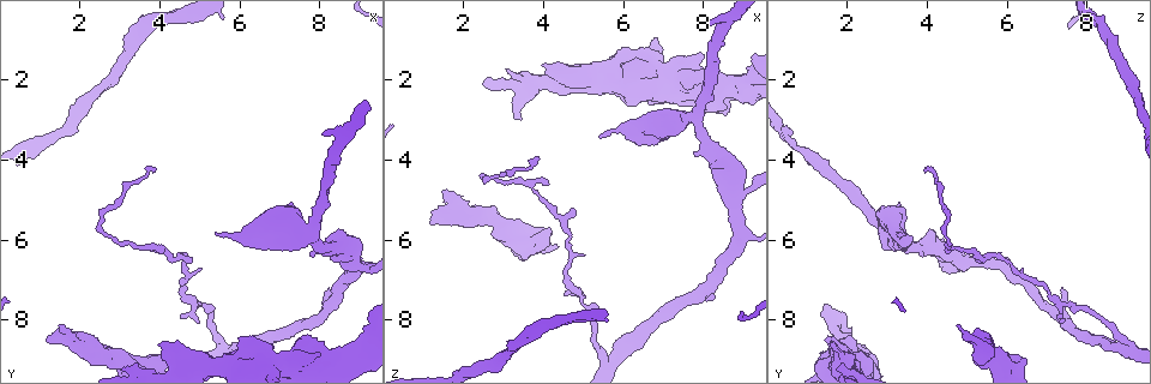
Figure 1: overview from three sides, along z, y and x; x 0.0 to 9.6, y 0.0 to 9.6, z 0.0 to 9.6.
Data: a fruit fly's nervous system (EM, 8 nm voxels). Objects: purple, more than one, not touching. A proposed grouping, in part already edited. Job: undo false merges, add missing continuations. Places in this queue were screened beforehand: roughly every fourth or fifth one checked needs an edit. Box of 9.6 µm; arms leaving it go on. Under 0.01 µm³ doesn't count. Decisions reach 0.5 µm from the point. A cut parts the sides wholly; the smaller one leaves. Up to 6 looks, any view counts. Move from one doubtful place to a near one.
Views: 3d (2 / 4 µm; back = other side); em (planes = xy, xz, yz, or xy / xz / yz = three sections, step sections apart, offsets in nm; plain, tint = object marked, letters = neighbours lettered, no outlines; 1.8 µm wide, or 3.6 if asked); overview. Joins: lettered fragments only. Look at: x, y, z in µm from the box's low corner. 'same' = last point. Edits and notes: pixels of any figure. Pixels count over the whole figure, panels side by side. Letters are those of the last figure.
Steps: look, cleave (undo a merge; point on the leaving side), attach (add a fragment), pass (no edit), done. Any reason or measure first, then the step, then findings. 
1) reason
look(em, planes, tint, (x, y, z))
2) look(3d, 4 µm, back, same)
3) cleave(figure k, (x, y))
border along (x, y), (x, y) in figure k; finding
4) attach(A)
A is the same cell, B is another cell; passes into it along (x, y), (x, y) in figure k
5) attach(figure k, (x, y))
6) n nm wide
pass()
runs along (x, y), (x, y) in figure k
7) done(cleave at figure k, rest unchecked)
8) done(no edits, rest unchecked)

look(em, 3.6 µm, yz, step 16, tint, (6.20, 8.85, 1.75))

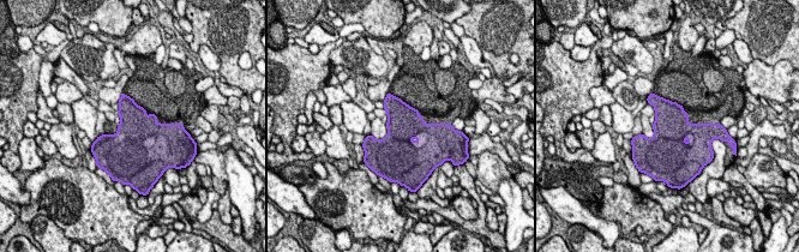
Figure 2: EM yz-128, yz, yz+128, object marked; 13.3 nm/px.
another direction
look(em, 3.6 µm, planes, tint, same)

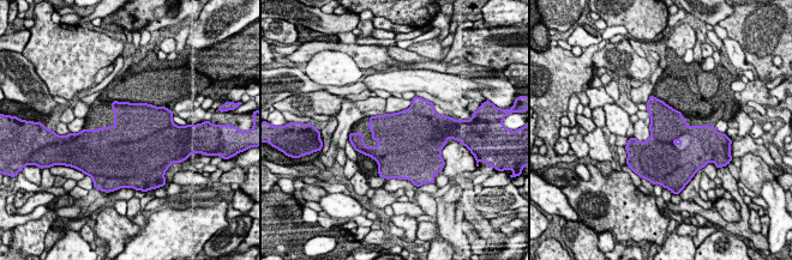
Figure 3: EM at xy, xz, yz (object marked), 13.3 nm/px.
look(em, 3.6 µm, planes, letters, same)

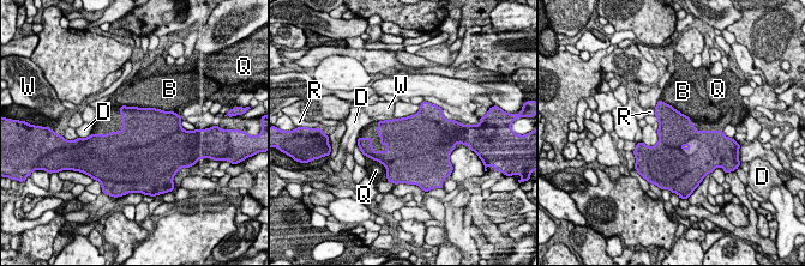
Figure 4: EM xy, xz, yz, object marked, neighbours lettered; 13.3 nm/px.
600 nm wide
pass()
B, D, Q, R and W are other cells; border along (659, 98), (653, 108) in figure 4; one cell here

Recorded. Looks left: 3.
thick end
look(em, yz, step 8, letters, (3.95, 8.60, 1.65))

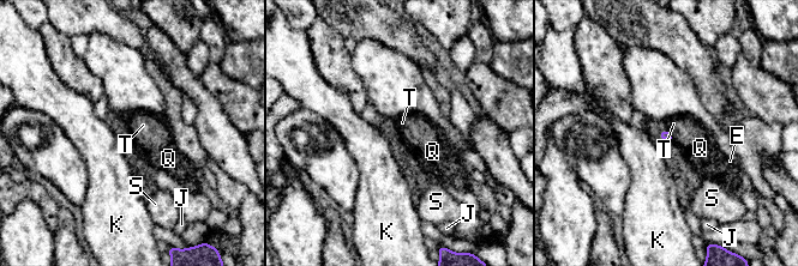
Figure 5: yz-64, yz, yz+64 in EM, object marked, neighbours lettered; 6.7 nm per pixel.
look(em, planes, letters, same)

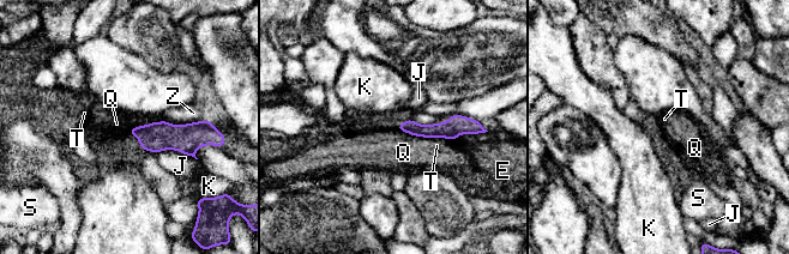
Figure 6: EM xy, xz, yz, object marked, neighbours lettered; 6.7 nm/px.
pass()
E, J, K, Q, S, T and Z are other cells; border along (397, 128), (455, 141) in figure 6; no lettered fragment goes on from it

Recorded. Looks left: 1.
stops while still wide
look(em, planes, letters, (1.20, 8.60, 5.60))

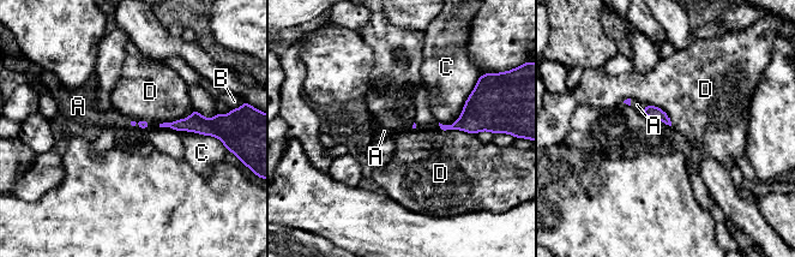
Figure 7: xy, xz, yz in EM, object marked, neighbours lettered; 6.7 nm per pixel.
C touches over 340 nm
attach(A)
A is the same cell, B, C and D are other cells; the cell continues

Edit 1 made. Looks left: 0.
done(attach at figure 7, rest unchecked)

